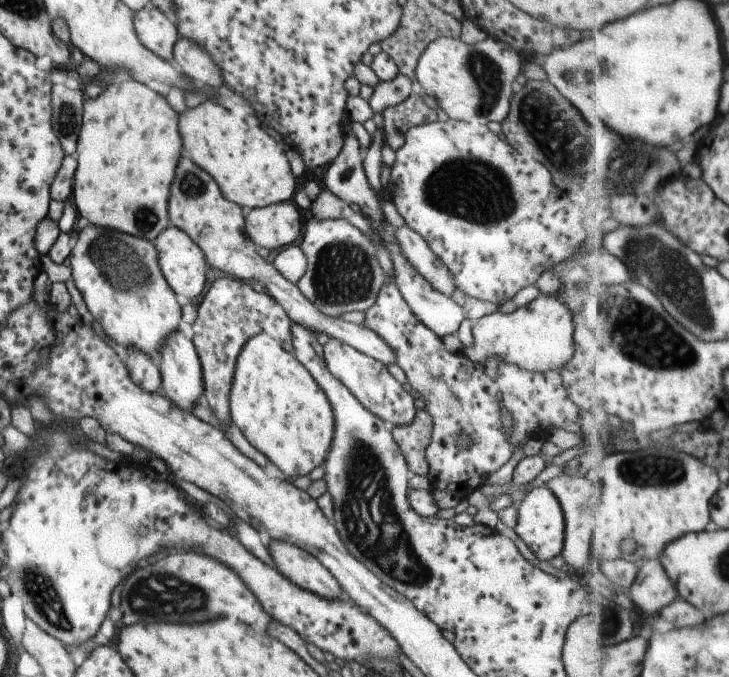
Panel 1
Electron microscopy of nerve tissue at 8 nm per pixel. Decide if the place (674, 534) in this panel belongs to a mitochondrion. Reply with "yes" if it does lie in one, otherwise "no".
no

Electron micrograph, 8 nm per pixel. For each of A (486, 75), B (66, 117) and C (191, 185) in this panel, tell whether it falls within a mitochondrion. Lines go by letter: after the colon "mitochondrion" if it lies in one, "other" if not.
A: mitochondrion
B: mitochondrion
C: mitochondrion

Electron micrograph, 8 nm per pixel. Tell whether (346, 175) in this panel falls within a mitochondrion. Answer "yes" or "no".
no

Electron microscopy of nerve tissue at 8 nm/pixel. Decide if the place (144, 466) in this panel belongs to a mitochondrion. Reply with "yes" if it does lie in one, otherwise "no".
no

